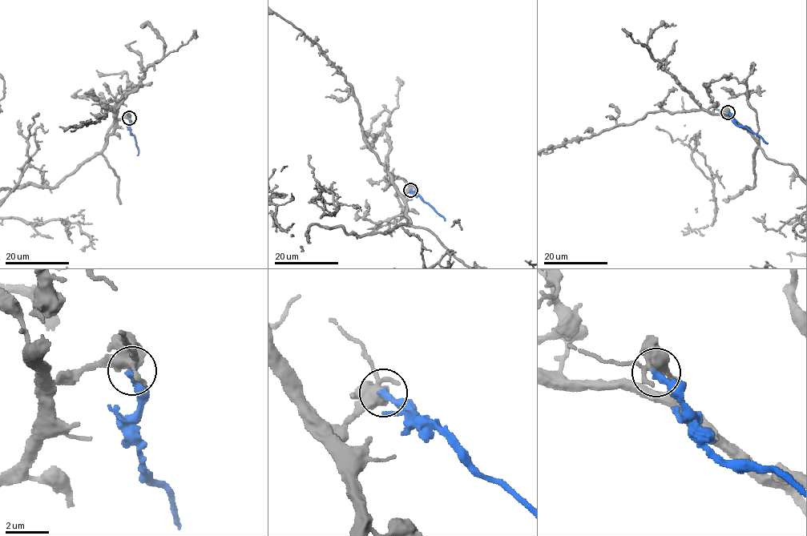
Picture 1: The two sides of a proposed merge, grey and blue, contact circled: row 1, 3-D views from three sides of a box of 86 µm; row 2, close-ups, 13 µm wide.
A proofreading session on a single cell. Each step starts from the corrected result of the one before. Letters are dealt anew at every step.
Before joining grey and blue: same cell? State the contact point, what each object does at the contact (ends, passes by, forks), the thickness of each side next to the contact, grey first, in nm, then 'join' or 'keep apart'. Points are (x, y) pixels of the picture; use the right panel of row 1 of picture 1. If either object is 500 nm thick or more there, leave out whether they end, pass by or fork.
(728, 112) | grey forks | blue ends | 440/320 nm | keep apart

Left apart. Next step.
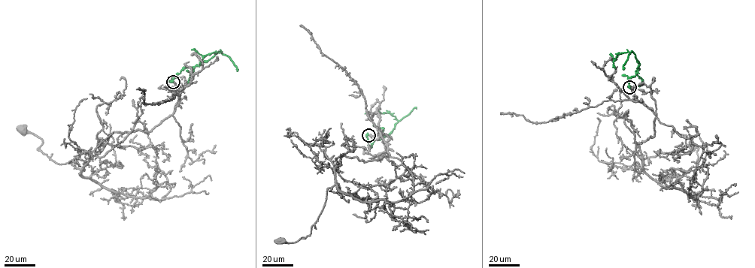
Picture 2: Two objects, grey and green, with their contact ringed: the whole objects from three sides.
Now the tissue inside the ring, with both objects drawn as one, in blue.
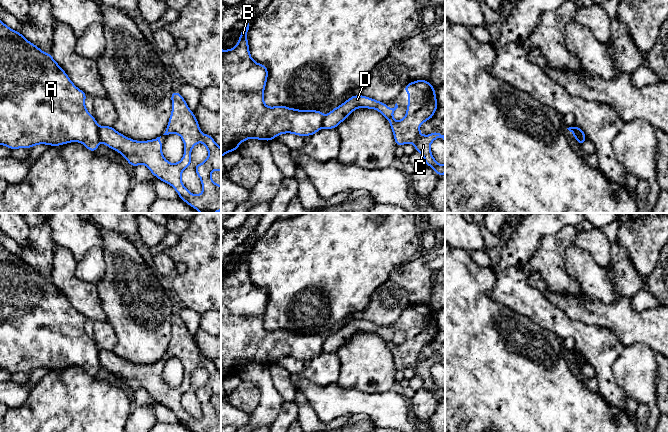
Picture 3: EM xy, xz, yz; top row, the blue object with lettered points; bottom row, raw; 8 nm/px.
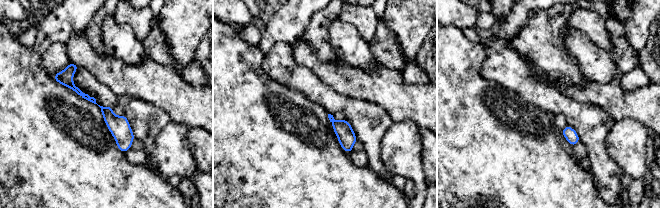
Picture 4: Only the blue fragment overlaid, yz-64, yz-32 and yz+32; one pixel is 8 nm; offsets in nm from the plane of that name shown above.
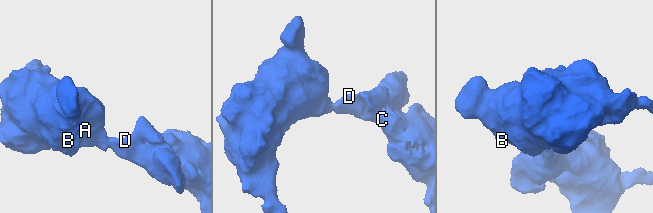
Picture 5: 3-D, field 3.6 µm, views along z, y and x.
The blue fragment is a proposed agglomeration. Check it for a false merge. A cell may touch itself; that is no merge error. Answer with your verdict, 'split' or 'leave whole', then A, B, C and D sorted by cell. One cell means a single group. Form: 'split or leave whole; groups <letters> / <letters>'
split; groups A B / C D

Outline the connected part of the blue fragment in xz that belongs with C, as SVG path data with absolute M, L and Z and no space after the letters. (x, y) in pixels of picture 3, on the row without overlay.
M424 303L412 305L404 310L402 314L408 316L409 320L405 341L400 345L393 343L393 336L398 332L397 327L394 332L388 332L384 326L379 326L364 319L353 319L324 340L322 352L336 353L358 332L375 333L389 345L396 370L413 367L415 375L423 379L424 388L432 391L437 400L440 401L445 398L445 388L440 389L437 387L431 377L430 369L438 362L445 365L445 359L436 356L429 359L420 358L420 348L433 342L433 337L439 331L435 311Z

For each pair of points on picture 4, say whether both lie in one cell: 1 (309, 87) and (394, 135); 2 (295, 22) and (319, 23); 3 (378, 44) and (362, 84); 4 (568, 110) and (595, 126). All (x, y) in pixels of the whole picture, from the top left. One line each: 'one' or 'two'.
1: two
2: two
3: two
4: one

